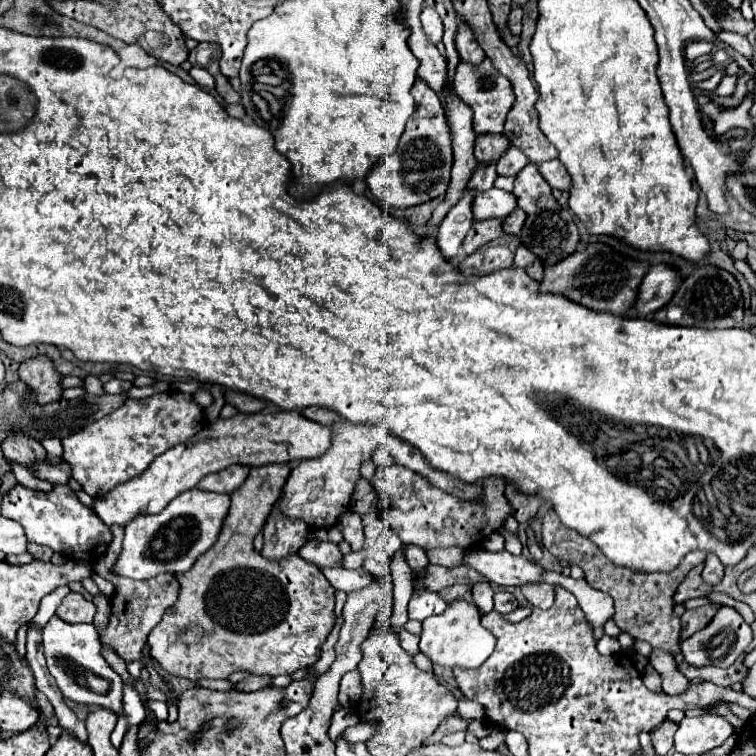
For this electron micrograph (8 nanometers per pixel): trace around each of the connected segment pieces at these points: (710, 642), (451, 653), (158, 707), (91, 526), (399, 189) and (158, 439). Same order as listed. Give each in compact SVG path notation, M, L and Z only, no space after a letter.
M723 606L719 608L719 612L715 614L715 618L699 632L695 632L691 638L681 642L681 652L685 662L693 664L693 666L719 666L719 668L729 668L741 654L745 654L745 650L751 644L751 628L745 624L743 616L731 608L731 606Z
M453 602L443 614L429 616L423 620L423 634L421 634L419 648L437 666L477 668L491 656L495 648L495 638L481 626L481 614L475 604Z
M147 700L147 702L145 702L145 706L147 706L149 710L153 710L153 712L155 712L155 716L157 716L159 720L165 720L165 718L168 718L168 708L165 702Z
M17 484L9 494L5 494L1 514L23 526L27 542L49 546L53 552L63 554L69 560L95 562L105 554L113 538L109 528L101 524L95 512L77 500L77 494L69 486L55 486L51 492L41 492Z
M417 80L411 88L411 94L415 96L417 110L415 118L407 120L405 132L401 134L401 140L397 144L399 156L385 156L373 164L367 172L367 186L373 192L377 200L391 208L403 208L403 206L415 206L427 200L433 200L437 196L443 196L449 184L451 174L451 134L445 120L445 110L441 106L441 100L435 92L423 82Z
M169 390L141 400L127 400L121 408L117 408L109 416L85 426L81 432L75 432L73 436L63 438L63 450L65 450L63 460L71 464L73 478L81 484L81 488L89 496L97 498L103 496L105 492L111 492L117 484L121 484L121 480L133 480L133 476L145 472L145 468L149 468L149 464L157 456L161 456L161 452L167 452L169 448L173 448L173 444L181 444L189 440L201 428L203 428L203 408L195 402L193 394L187 396L183 392Z

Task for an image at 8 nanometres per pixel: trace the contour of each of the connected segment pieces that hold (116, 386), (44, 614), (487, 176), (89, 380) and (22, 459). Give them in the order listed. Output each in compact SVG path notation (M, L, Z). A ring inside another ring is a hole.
M113 378L113 380L109 380L109 382L105 384L105 390L107 390L109 394L121 394L121 392L127 392L131 386L133 386L131 382L123 382L123 380L119 380L119 378Z
M61 586L45 596L41 600L39 610L32 622L43 627L55 615L57 607L69 593L68 586Z
M479 164L475 170L473 170L473 176L469 180L469 188L477 188L477 190L489 190L493 186L497 178L497 172L495 172L495 164Z
M88 376L84 378L83 388L90 394L103 395L106 392L103 389L103 384L97 376Z
M13 434L3 442L3 454L7 460L25 468L33 468L33 464L41 464L41 460L45 460L45 448L37 440L19 434Z

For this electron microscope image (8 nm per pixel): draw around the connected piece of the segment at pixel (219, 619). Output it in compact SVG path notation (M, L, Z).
M267 464L261 468L251 468L251 474L243 482L243 486L231 494L231 508L217 544L209 548L209 552L201 554L189 572L183 572L179 576L179 598L165 612L161 622L151 630L147 640L151 646L151 656L167 674L193 682L201 678L229 678L237 670L279 676L309 668L319 660L321 646L335 626L333 586L321 572L317 572L313 564L301 560L297 554L281 562L269 562L261 558L261 554L253 548L253 538L265 524L273 504L279 500L289 472L291 464Z

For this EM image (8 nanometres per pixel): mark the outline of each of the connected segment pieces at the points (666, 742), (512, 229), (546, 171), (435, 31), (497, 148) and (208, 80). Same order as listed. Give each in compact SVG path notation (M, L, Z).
M663 722L661 726L657 726L653 732L651 732L651 738L655 742L655 748L657 748L657 754L667 754L667 750L673 746L673 734L677 732L677 724L673 722Z
M515 208L515 212L509 214L509 216L503 220L503 232L519 236L523 224L525 224L525 212L521 212L519 208Z
M549 160L549 162L539 164L539 172L549 182L551 188L557 188L561 192L569 192L571 176L569 176L569 172L565 170L565 166L559 160Z
M423 8L421 24L423 24L423 30L425 30L429 42L437 44L443 38L443 22L441 22L439 14L433 8Z
M505 134L497 136L477 136L475 140L475 158L477 162L495 162L509 146Z
M193 66L189 70L189 74L193 76L193 80L199 84L199 86L205 86L205 88L215 88L215 78L201 66Z

